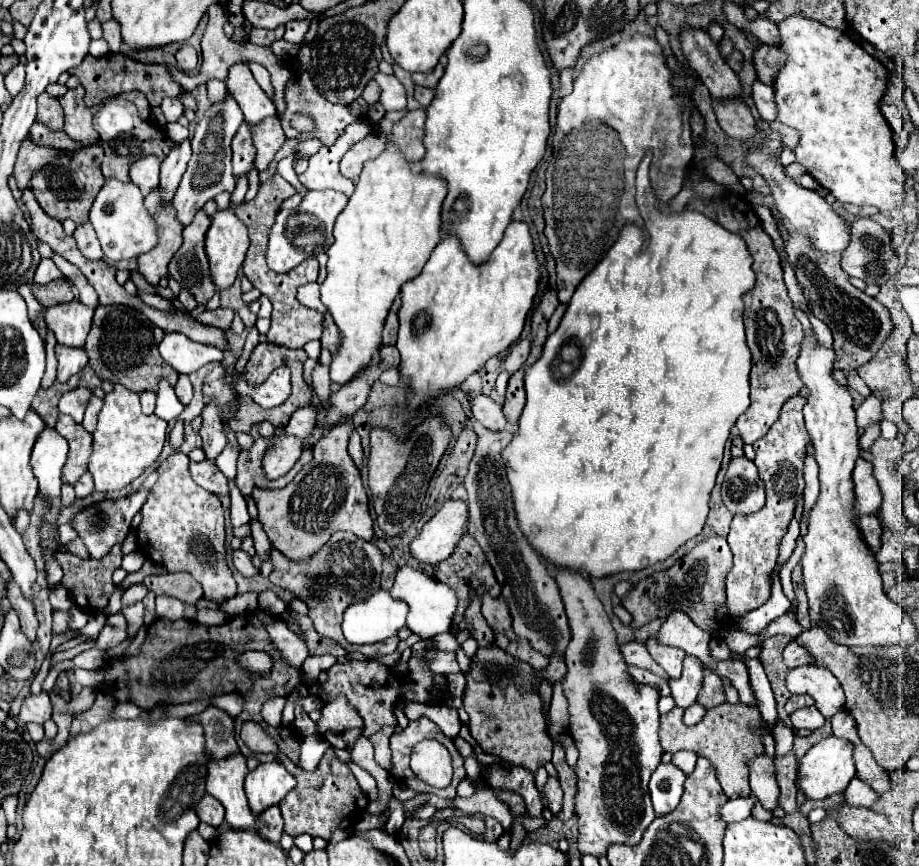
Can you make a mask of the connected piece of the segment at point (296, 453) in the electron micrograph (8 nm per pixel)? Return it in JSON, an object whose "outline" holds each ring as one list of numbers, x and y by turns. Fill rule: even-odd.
{"outline":[[278,428,270,438,270,448,266,450,262,458,262,468,268,480,276,480,284,476,294,462,302,454,302,440,298,436,290,436,284,432,284,428]]}

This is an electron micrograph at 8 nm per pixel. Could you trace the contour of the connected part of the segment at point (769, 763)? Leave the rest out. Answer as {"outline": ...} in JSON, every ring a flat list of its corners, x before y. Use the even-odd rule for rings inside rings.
{"outline":[[766,754,750,762,750,788,762,808,772,812,778,806,778,784,774,780,774,760]]}

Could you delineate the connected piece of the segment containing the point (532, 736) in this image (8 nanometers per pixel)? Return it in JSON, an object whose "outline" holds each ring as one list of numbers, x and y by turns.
{"outline":[[496,644,478,648,474,660,472,660,472,672,466,676,466,690,464,690,464,708,469,715,470,734,476,738,476,742,482,746,484,752,494,754,512,766,526,766,528,770,536,772,538,766,544,766,552,760,552,740,546,734,544,728,544,710,542,700,538,692,534,690,534,678,532,678,532,666,526,662,520,662,512,658,508,652,500,650]]}

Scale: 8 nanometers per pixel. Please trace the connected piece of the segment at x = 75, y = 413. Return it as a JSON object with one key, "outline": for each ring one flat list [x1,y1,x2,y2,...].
{"outline":[[80,386,76,390,70,390,66,392,62,398,60,398,60,414,70,414,76,422,82,422,84,418,84,410,88,406,88,400,92,396,92,390,86,388,86,386]]}

